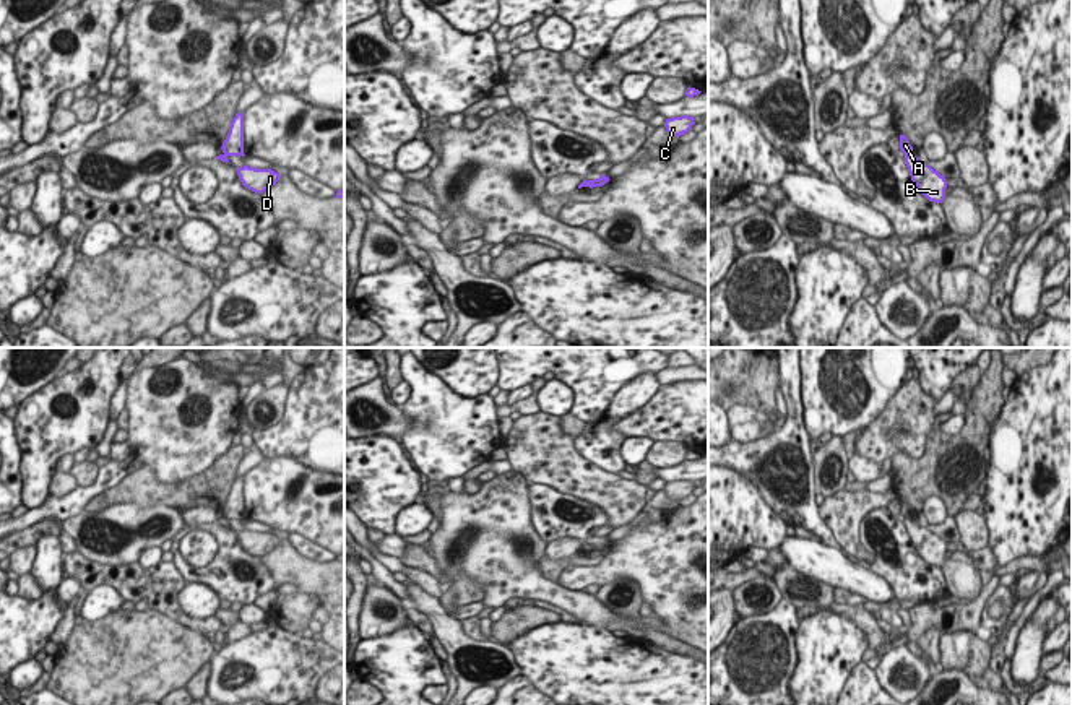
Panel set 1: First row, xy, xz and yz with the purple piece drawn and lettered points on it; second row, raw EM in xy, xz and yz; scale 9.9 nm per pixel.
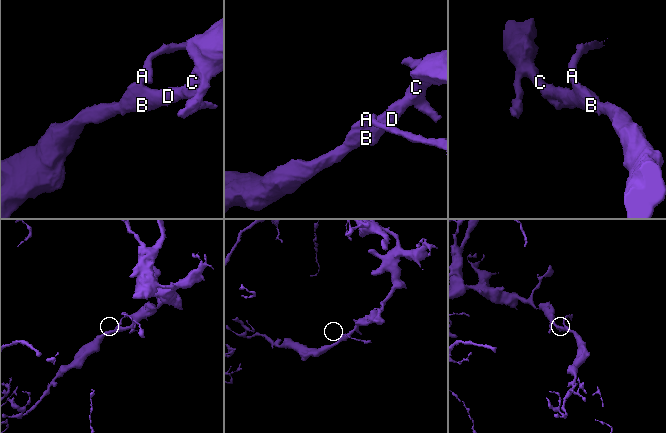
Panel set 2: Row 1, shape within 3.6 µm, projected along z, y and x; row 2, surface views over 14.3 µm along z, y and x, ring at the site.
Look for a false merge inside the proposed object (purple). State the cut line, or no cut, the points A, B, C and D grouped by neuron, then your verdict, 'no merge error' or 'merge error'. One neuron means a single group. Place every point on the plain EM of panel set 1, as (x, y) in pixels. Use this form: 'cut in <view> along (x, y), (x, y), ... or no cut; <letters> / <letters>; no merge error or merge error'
cut in yz along (905, 517), (912, 520); A / B C D; merge error

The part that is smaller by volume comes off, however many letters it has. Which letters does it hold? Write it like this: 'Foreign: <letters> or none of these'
Foreign: A.

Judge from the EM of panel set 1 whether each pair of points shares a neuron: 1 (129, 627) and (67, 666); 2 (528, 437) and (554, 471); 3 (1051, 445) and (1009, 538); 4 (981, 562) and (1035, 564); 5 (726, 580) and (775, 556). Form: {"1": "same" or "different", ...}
{"1": "same", "2": "same", "3": "same", "4": "same", "5": "same"}

